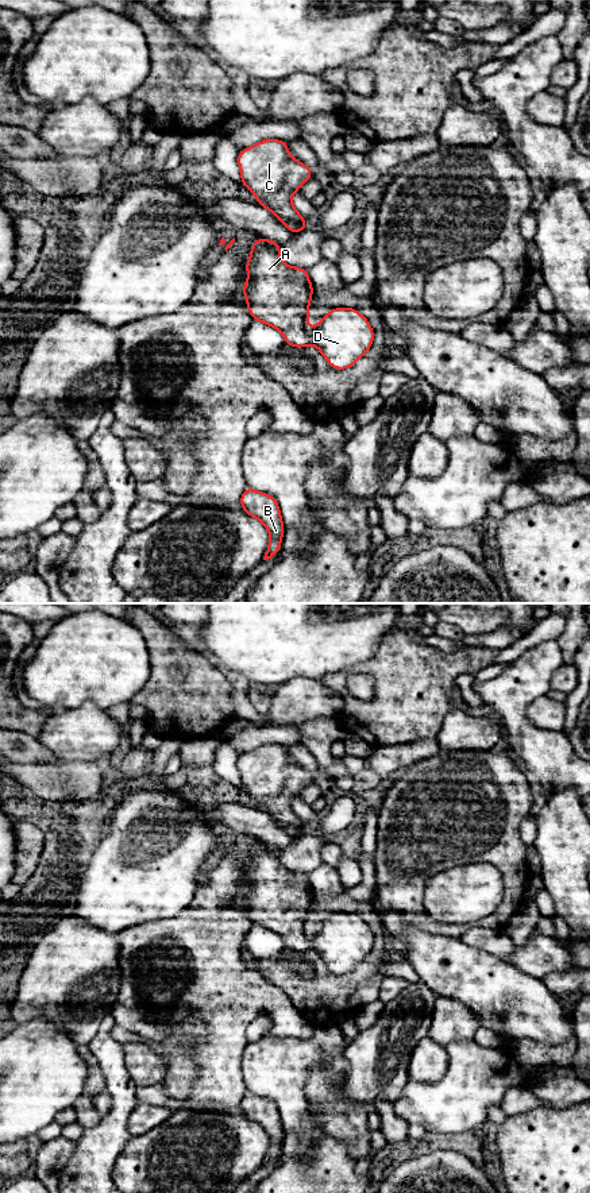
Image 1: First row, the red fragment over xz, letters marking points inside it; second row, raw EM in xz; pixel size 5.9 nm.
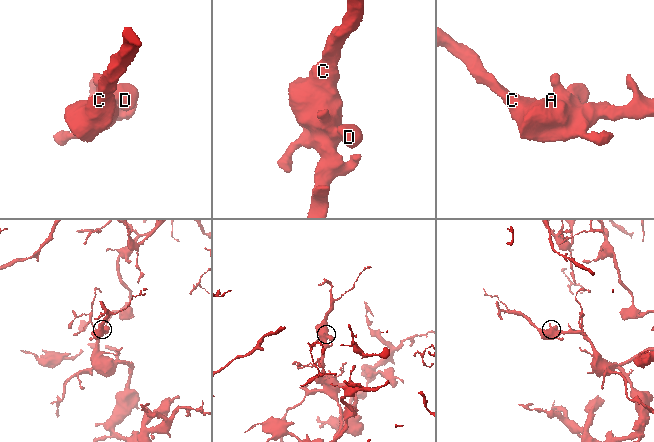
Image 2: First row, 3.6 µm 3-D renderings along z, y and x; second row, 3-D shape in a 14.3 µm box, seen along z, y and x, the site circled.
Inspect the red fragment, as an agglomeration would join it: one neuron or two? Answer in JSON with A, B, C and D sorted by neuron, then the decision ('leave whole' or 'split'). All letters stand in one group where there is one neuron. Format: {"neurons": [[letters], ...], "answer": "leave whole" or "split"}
{"neurons": [["A", "B", "C", "D"]], "answer": "leave whole"}

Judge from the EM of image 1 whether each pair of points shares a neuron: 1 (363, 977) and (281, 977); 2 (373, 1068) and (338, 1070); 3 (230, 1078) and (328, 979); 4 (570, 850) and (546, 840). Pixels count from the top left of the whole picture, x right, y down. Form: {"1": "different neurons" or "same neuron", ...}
{"1": "same neuron", "2": "different neurons", "3": "different neurons", "4": "same neuron"}

